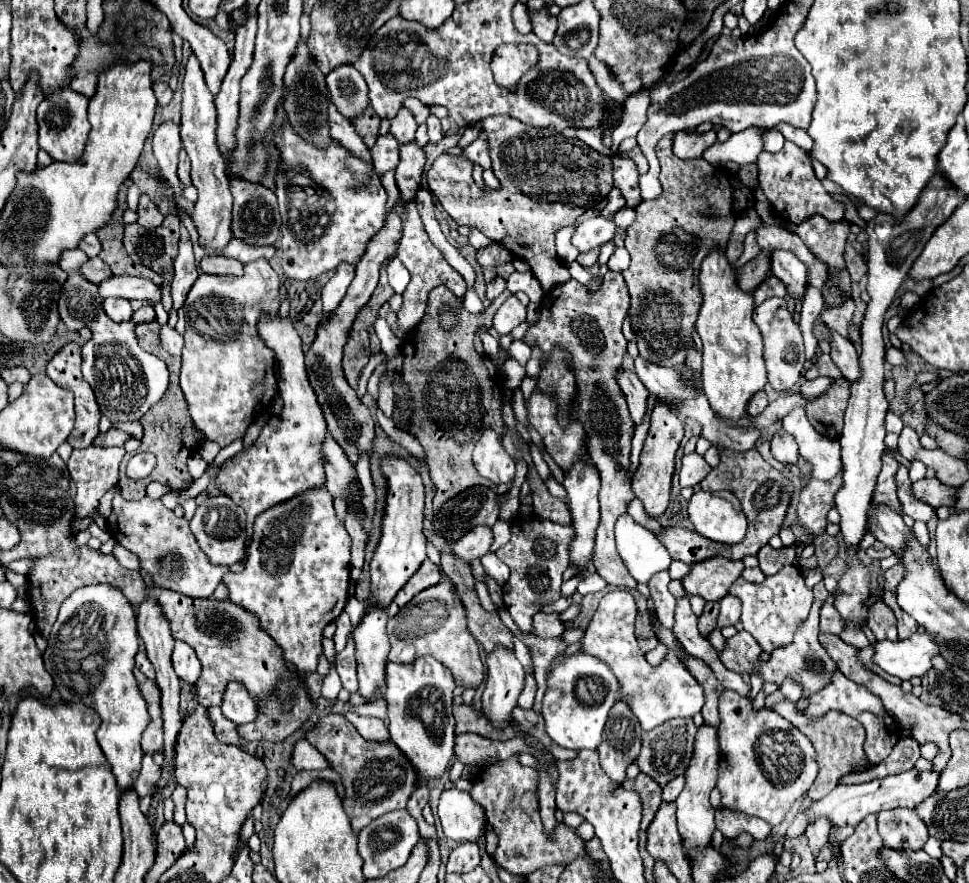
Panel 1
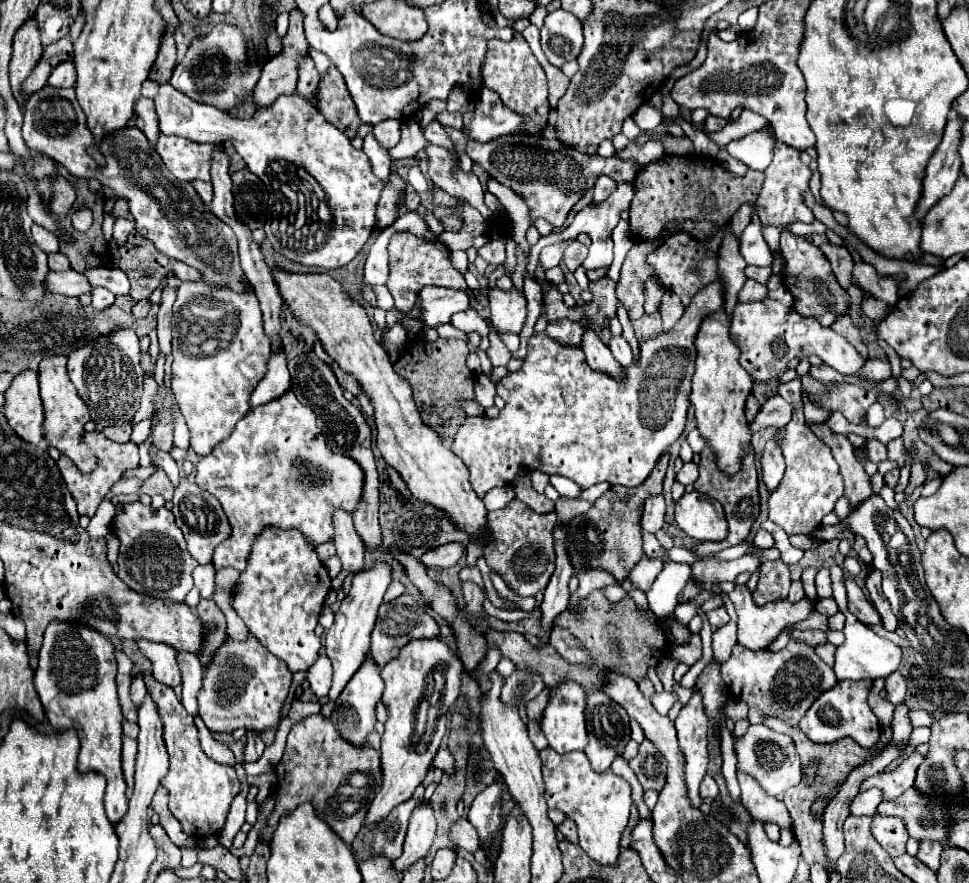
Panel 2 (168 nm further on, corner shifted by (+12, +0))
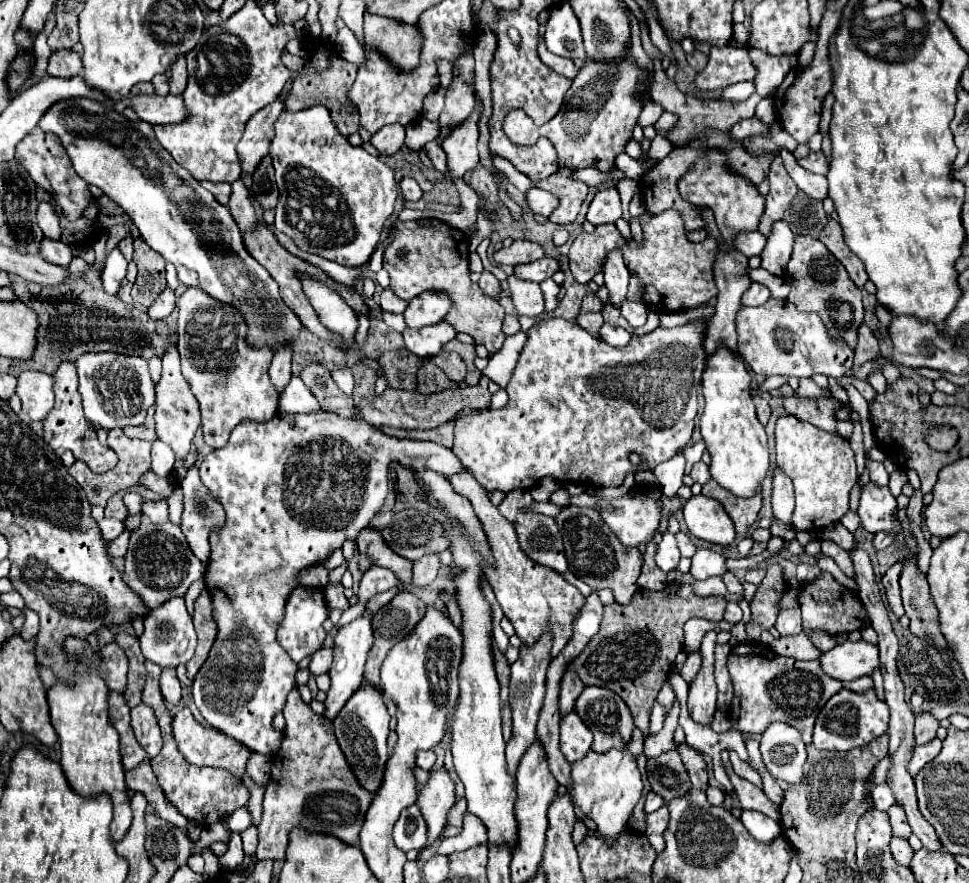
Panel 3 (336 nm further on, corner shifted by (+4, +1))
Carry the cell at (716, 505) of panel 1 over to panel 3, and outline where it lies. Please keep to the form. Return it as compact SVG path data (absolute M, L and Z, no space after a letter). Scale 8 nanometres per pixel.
M691 496L683 506L683 516L689 532L713 544L727 546L735 538L735 528L721 502L707 496Z

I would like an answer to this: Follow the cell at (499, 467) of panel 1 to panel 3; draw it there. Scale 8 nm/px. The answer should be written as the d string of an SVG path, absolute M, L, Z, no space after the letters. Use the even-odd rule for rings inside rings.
M549 318L543 320L535 326L531 326L527 330L529 338L523 346L523 352L519 356L519 362L513 370L513 376L507 384L507 394L509 394L509 404L501 410L481 410L481 412L471 412L465 416L459 416L455 420L455 442L453 442L453 454L467 466L469 472L473 472L473 476L479 480L479 484L485 490L501 490L501 492L511 492L517 488L531 488L535 484L535 480L545 478L545 476L553 476L555 480L561 482L585 482L585 484L595 484L595 486L621 486L627 474L637 474L639 470L655 470L657 464L673 458L681 448L687 446L687 442L691 440L693 434L693 426L695 426L695 416L697 416L697 394L699 394L699 384L701 384L701 374L705 370L705 360L707 360L707 352L703 346L703 338L707 332L707 322L705 320L695 320L689 322L685 326L677 326L677 328L657 328L645 336L633 336L631 344L627 344L627 348L611 348L609 344L595 340L593 336L587 336L587 332L583 332L583 328L579 328L577 322L571 320L563 320L563 318ZM629 454L639 454L643 460L643 466L635 466L629 462Z

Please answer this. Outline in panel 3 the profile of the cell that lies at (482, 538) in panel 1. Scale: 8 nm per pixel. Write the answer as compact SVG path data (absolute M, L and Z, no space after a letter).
M427 554L413 564L413 586L427 586L439 572L439 554Z

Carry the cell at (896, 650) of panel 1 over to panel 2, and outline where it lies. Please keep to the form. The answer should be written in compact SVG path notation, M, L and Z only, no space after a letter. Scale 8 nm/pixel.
M845 613L845 615L847 615L845 641L837 647L837 651L835 651L835 665L833 665L837 681L877 679L877 677L887 677L889 673L897 671L899 663L901 663L901 649L895 643L875 635L861 621L857 621L851 613Z

